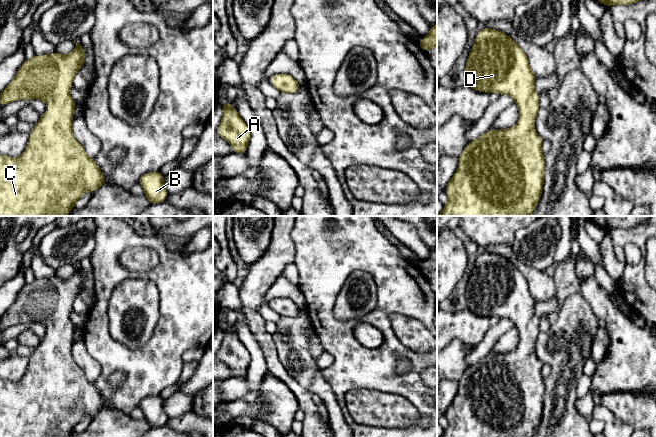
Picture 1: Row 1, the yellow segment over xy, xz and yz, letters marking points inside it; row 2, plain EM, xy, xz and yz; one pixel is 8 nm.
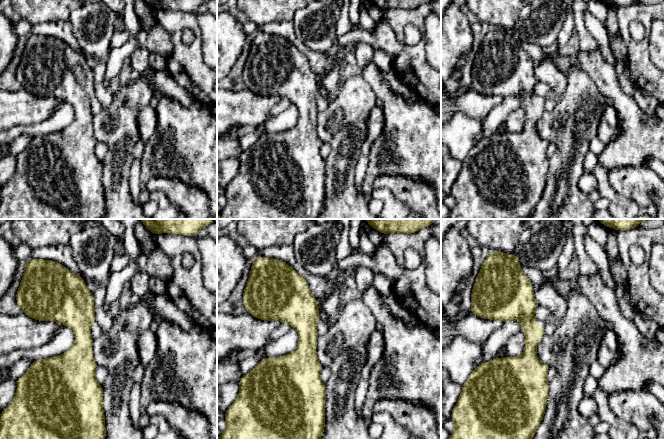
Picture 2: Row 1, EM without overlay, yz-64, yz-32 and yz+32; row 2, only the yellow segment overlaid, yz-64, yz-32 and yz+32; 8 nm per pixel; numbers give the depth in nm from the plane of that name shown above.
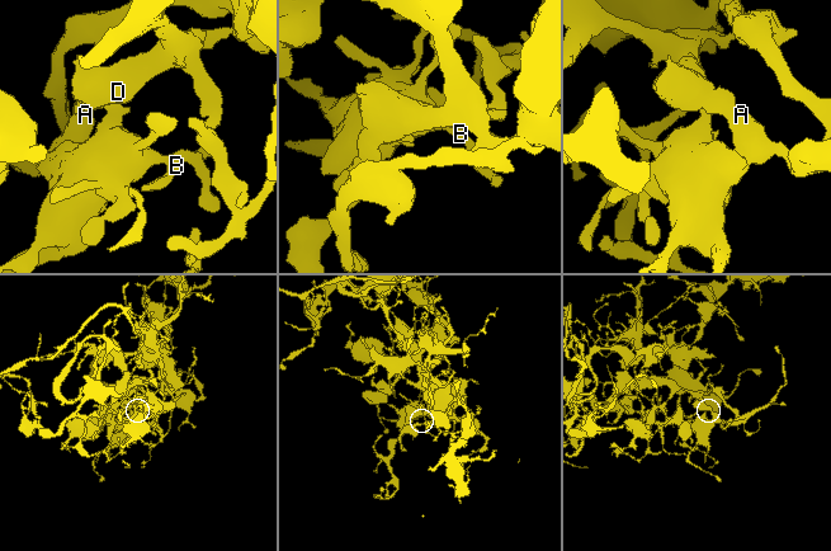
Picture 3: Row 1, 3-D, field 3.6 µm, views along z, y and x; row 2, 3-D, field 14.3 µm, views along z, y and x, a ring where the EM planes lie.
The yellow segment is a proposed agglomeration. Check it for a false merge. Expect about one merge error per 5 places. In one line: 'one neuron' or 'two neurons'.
one neuron

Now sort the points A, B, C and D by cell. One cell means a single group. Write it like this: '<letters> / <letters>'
A B C D

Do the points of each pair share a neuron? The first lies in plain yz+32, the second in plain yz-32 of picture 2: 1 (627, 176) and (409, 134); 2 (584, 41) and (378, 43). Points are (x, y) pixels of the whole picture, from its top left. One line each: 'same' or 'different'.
1: different
2: different

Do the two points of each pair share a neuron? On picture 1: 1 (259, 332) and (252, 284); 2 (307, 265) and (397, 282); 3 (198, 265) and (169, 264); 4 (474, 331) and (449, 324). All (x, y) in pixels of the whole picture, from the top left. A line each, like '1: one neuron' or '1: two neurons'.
1: one neuron
2: one neuron
3: one neuron
4: one neuron

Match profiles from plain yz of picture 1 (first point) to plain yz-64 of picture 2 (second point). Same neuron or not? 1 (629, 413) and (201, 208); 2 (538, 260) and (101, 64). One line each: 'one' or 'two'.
1: one
2: one

